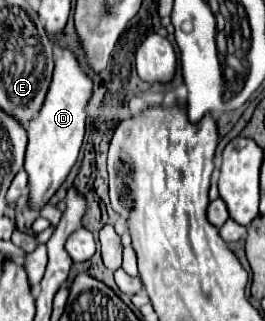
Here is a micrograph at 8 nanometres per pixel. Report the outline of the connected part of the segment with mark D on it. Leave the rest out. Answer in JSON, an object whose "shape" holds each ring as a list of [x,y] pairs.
{"shape":[[[61,50],[61,54],[55,58],[53,82],[49,86],[39,118],[31,120],[29,124],[29,144],[25,154],[25,172],[29,176],[27,206],[31,212],[35,212],[35,216],[39,216],[41,208],[63,186],[77,162],[85,136],[85,106],[91,98],[91,86],[93,82],[77,58],[69,50]]]}

